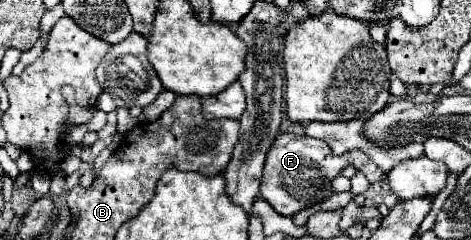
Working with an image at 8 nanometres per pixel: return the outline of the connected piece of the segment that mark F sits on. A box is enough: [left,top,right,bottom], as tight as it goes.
[260,133,352,217]

